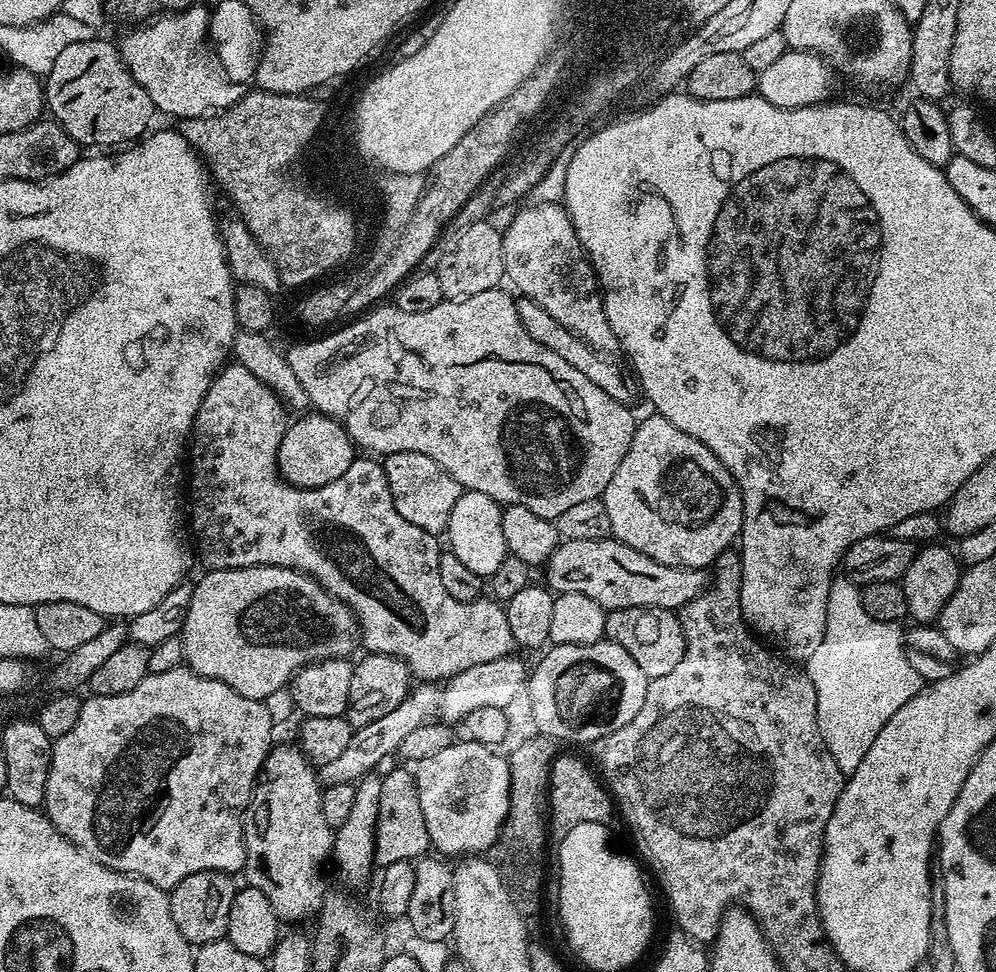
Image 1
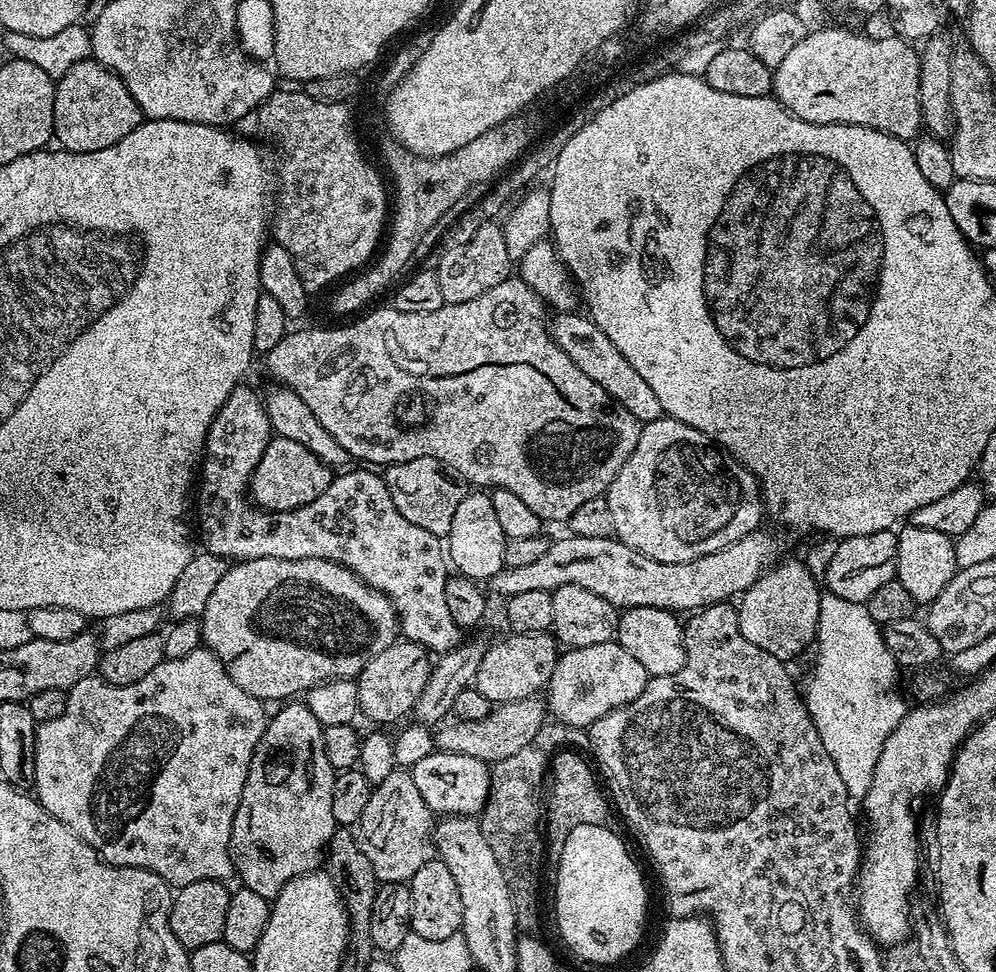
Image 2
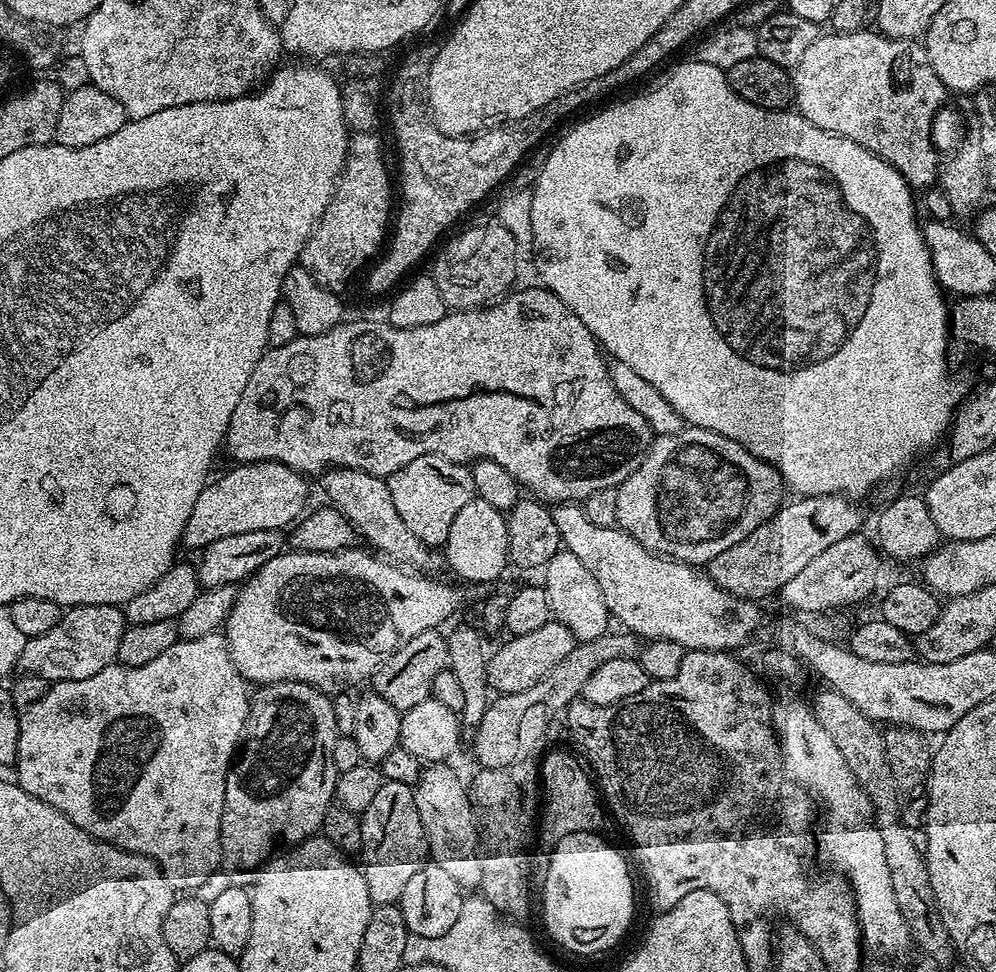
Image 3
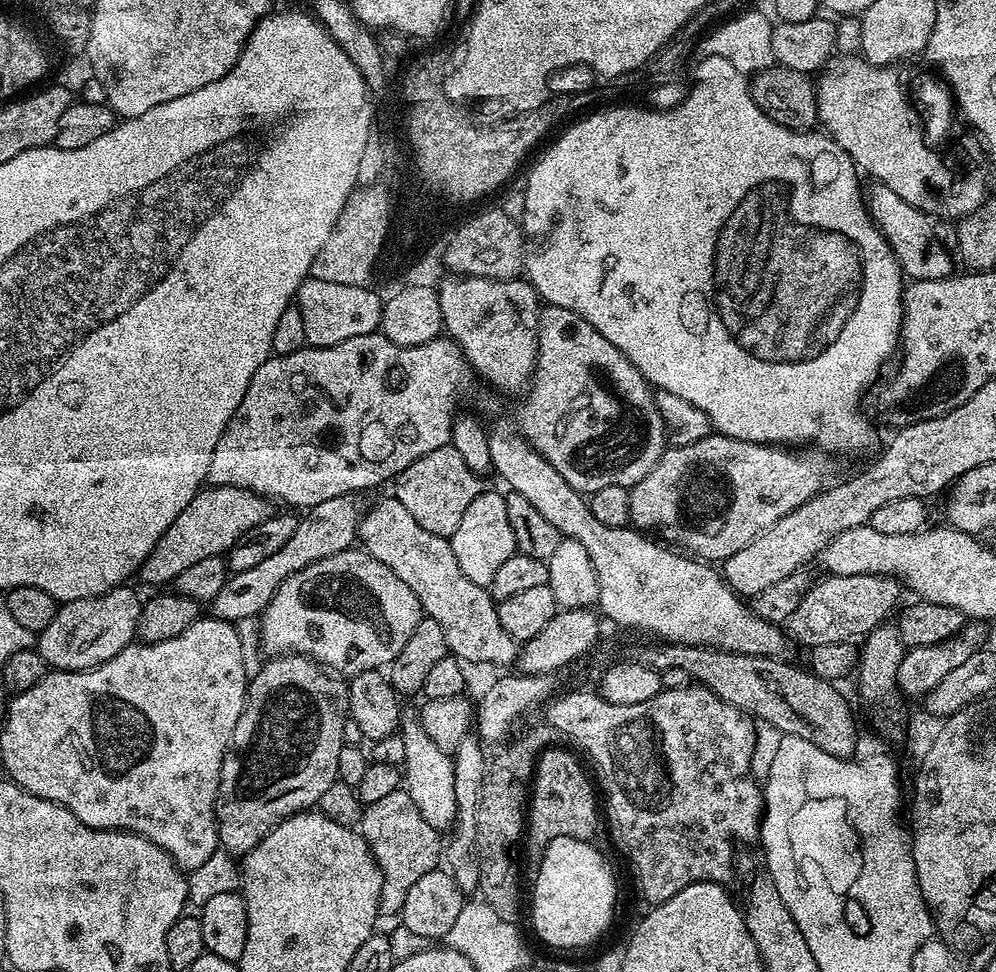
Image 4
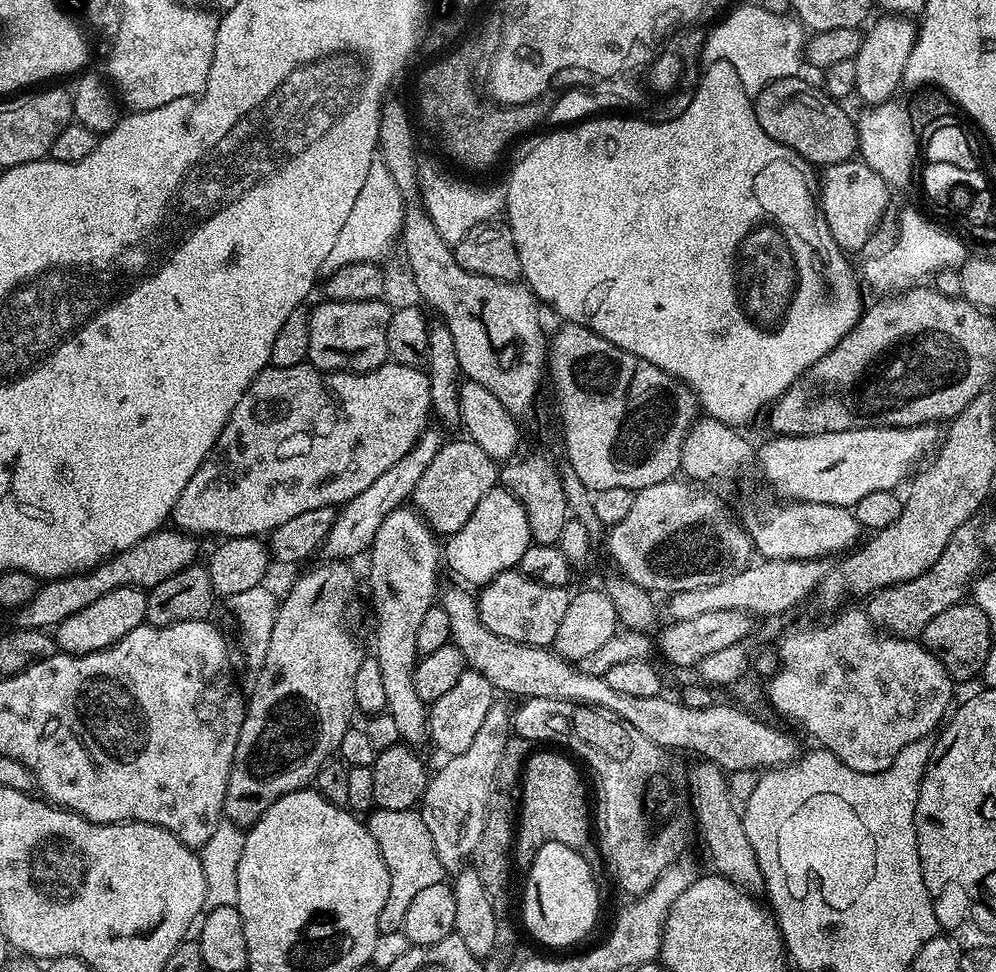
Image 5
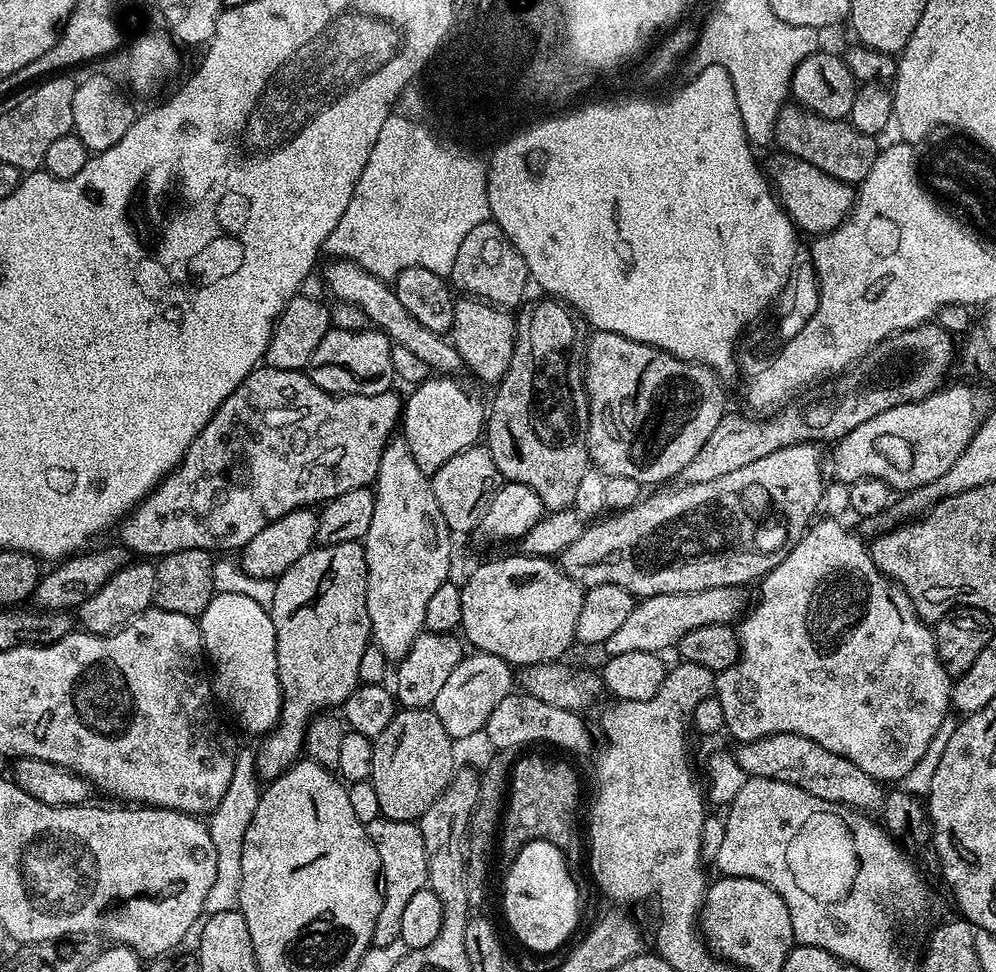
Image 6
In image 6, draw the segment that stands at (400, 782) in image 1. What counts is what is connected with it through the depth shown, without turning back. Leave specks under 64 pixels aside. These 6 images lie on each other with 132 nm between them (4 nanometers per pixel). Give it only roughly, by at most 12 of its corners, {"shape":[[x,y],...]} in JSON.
{"shape":[[419,823],[366,825],[384,901],[375,947],[399,940],[402,913],[428,883]]}

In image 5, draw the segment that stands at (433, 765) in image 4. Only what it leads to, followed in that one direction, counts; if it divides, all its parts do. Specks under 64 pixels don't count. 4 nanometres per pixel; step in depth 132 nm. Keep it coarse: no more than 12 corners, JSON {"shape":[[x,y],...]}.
{"shape":[[412,506],[378,526],[374,655],[401,741],[429,735],[418,629],[438,600],[437,533]]}

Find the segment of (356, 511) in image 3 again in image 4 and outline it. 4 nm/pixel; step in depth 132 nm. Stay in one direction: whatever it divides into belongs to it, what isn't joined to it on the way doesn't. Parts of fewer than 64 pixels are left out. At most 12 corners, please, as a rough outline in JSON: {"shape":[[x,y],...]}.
{"shape":[[396,497],[365,511],[366,552],[414,590],[458,660],[517,661],[491,593]]}

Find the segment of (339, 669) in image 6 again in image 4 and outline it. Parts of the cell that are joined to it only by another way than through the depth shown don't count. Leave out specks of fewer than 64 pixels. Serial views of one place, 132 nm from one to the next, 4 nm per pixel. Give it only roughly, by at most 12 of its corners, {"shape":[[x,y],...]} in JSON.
{"shape":[[306,656],[251,677],[220,771],[247,856],[338,780],[348,684]]}

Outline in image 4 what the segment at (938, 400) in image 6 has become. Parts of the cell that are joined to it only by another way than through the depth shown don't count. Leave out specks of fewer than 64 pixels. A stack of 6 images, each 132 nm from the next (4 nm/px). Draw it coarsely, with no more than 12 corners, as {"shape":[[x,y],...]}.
{"shape":[[723,434],[665,447],[632,524],[723,562],[833,483]]}

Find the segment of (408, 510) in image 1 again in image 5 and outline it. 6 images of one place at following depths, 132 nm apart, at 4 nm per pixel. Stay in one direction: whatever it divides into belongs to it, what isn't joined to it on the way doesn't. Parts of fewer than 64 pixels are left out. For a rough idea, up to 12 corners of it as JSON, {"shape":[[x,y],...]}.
{"shape":[[449,439],[410,500],[447,538],[497,487],[497,461]]}

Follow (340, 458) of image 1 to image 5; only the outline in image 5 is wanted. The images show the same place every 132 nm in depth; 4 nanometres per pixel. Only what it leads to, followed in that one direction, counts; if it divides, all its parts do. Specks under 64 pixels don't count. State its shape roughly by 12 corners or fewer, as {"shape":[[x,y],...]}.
{"shape":[[161,530],[84,572],[43,581],[15,627],[61,624],[119,588],[197,563],[197,537]]}

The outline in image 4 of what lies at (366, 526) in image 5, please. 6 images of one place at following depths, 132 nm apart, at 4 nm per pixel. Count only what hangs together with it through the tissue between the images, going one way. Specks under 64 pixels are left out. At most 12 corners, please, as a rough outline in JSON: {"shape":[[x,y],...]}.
{"shape":[[351,495],[307,509],[278,554],[232,572],[211,615],[259,617],[278,586],[358,540]]}

